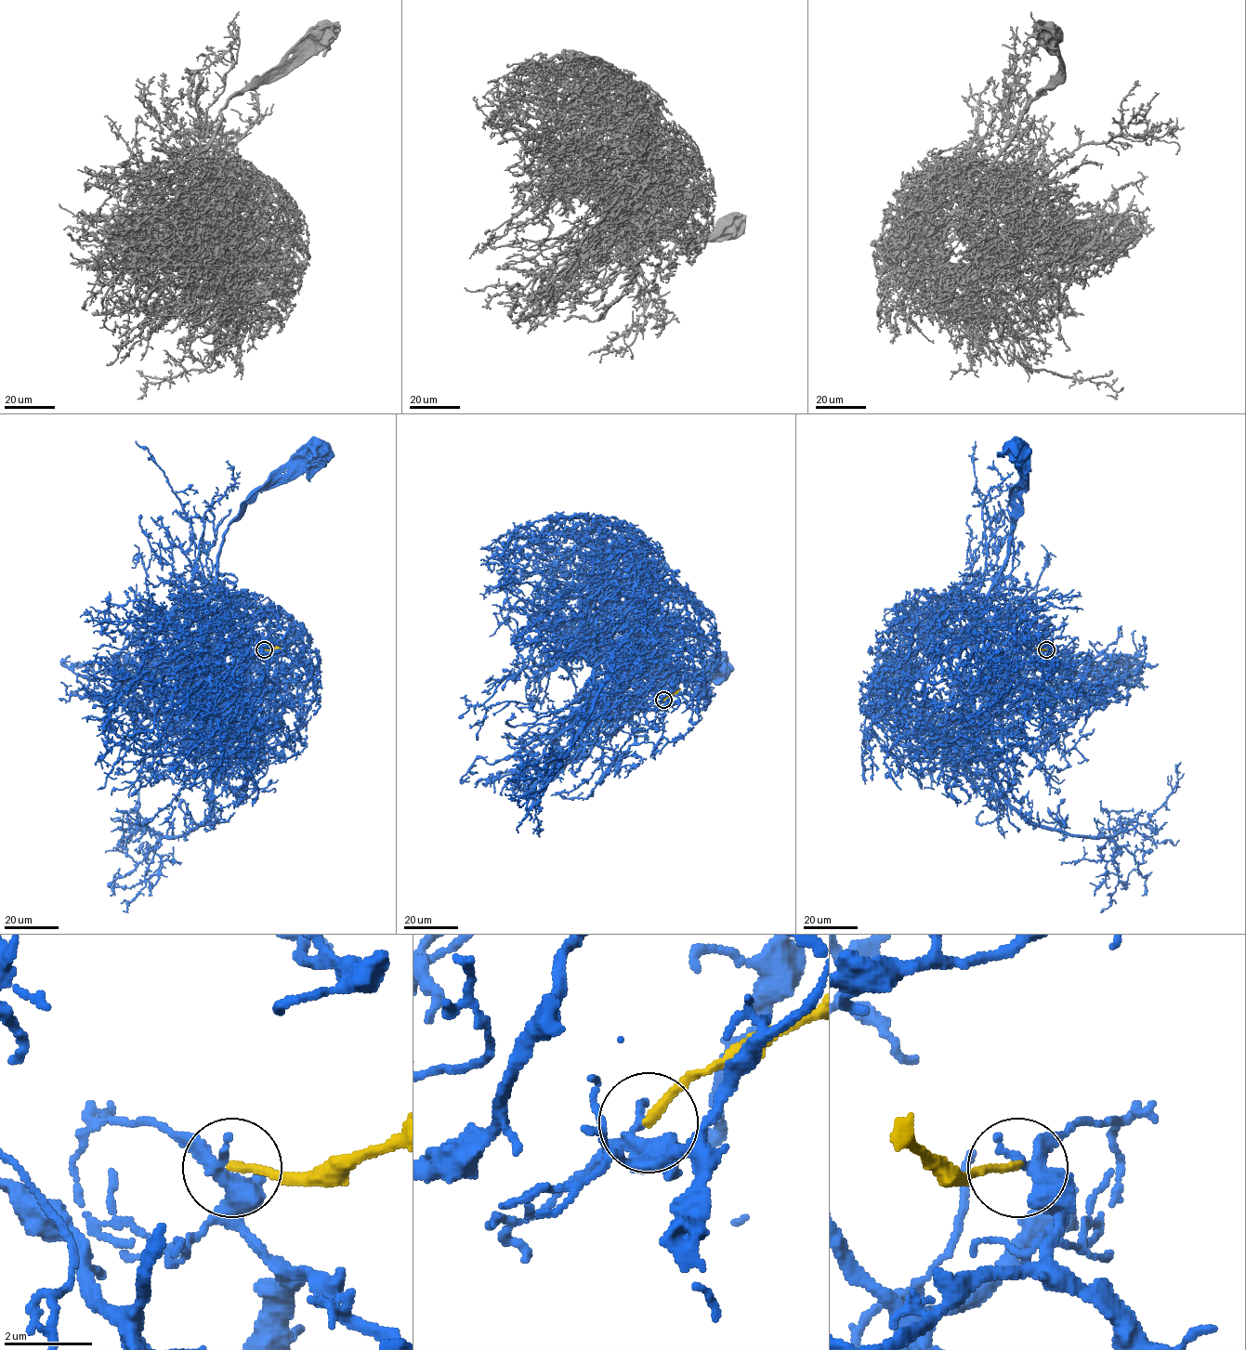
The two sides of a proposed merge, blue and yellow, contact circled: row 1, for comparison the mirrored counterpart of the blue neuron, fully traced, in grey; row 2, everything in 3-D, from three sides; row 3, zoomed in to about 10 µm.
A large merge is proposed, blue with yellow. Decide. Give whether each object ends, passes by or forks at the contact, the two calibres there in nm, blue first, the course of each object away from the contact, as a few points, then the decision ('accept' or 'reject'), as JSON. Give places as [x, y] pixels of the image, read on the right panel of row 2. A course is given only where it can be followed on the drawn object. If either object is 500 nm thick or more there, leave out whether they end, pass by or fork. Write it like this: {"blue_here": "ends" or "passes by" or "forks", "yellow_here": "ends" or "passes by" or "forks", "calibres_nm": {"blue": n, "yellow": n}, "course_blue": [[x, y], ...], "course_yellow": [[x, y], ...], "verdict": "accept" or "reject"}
{"blue_here": "passes by", "yellow_here": "ends", "calibres_nm": {"blue": 280, "yellow": 180}, "course_blue": [[1046, 649], [1031, 622], [1008, 627], [1019, 604], [999, 583], [1011, 514], [1025, 491], [1026, 466], [1016, 454]], "course_yellow": [[1046, 649], [1035, 648]], "verdict": "reject"}

